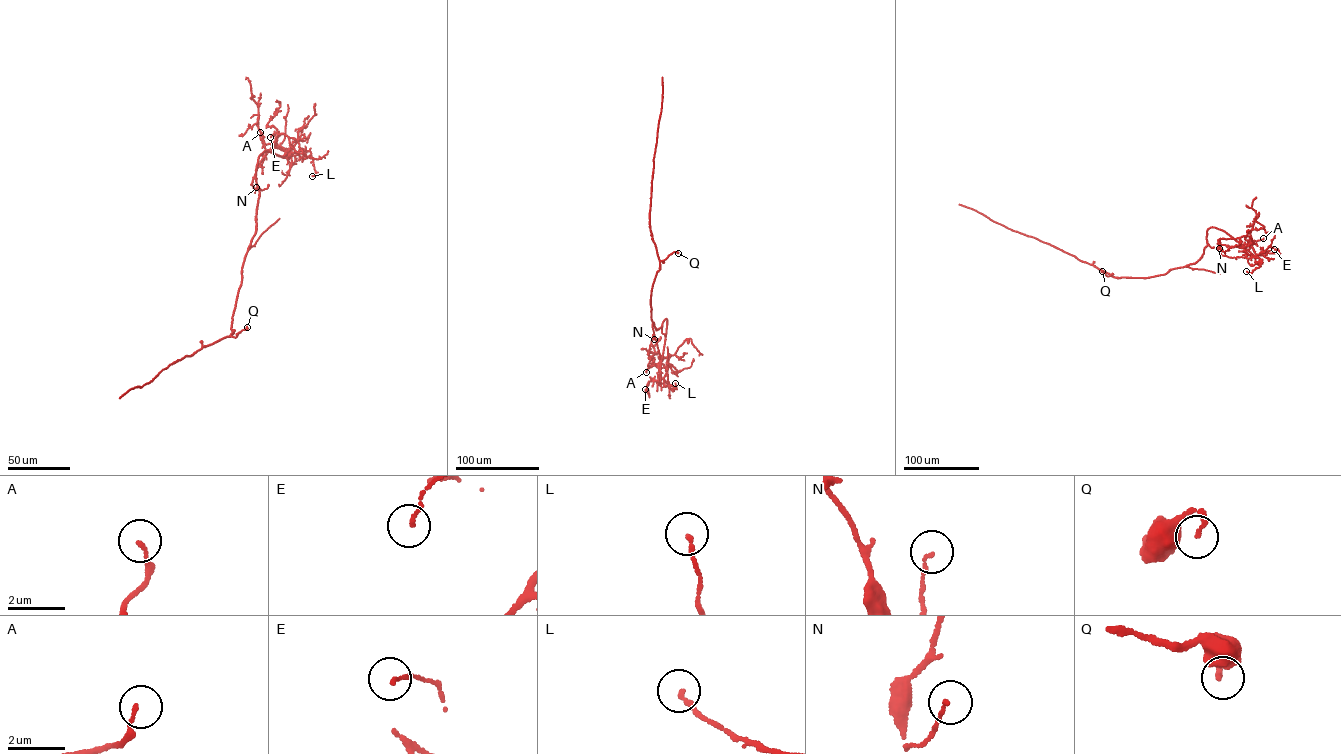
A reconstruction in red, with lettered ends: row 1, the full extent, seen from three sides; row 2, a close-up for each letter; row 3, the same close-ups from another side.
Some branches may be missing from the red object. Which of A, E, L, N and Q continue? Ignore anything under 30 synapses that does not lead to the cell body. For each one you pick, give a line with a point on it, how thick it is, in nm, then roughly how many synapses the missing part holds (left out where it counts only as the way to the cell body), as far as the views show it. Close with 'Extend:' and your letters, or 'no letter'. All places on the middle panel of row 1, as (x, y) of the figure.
Extend: no letter

